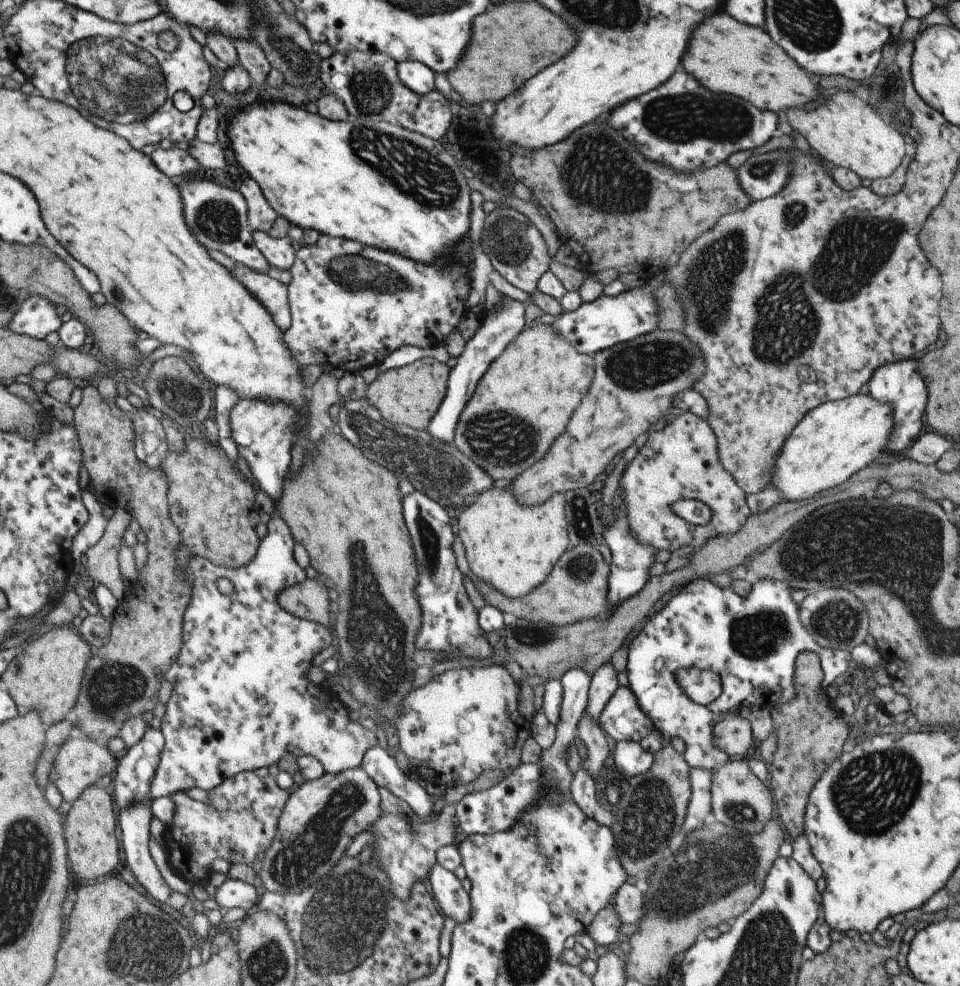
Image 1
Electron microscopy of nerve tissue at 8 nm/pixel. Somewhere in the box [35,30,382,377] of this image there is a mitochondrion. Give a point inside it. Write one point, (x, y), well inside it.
(114, 79)

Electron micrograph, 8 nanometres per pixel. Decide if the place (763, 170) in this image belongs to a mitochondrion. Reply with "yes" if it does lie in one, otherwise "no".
yes

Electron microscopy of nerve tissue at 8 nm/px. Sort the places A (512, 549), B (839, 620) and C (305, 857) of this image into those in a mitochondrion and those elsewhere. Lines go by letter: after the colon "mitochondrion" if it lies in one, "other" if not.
A: other
B: mitochondrion
C: mitochondrion

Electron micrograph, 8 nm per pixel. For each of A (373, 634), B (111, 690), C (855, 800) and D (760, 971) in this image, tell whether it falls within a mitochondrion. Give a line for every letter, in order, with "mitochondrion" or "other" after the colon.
A: mitochondrion
B: mitochondrion
C: mitochondrion
D: mitochondrion

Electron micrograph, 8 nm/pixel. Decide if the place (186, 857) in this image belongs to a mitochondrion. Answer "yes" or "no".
no

